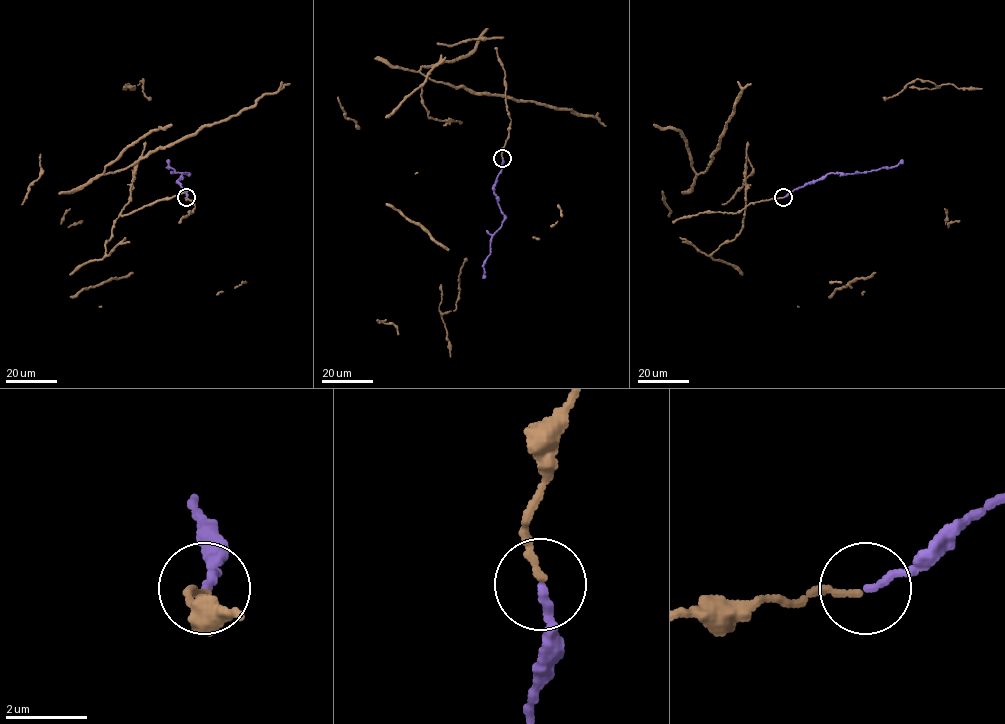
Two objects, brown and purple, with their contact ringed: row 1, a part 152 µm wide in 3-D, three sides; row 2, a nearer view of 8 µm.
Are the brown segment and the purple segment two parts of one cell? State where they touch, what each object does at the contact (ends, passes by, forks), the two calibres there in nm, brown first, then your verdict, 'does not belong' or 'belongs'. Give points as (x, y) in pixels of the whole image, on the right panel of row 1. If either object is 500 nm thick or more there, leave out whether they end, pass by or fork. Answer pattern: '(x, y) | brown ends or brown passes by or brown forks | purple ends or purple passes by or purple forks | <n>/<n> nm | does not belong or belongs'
(783, 197) | brown ends | purple ends | 170/200 nm | belongs

